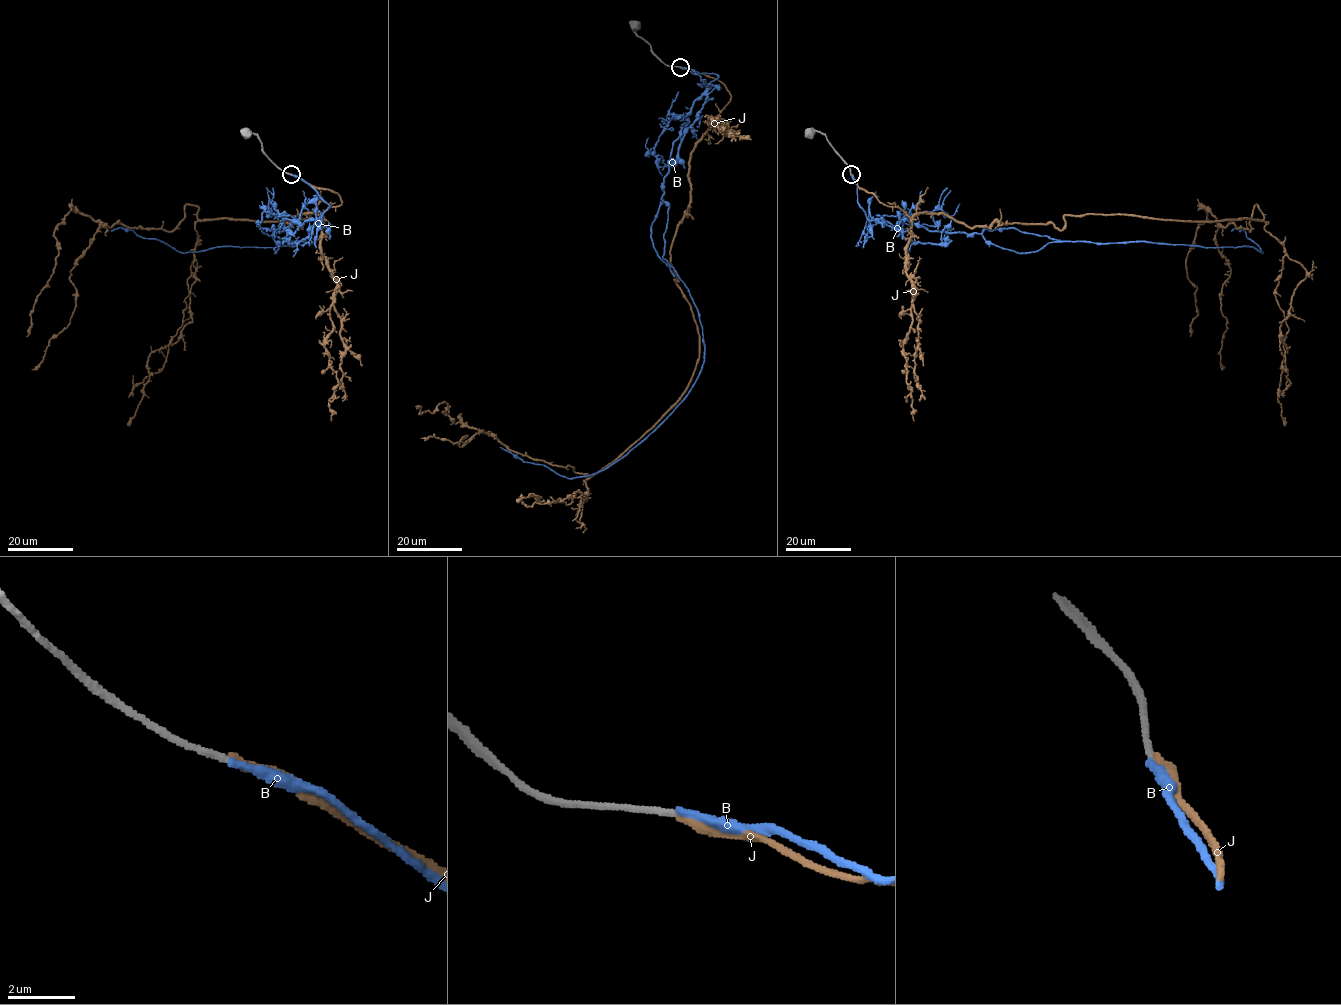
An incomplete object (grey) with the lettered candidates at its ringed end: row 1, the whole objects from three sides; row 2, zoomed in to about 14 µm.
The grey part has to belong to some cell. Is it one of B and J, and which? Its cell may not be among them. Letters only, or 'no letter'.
B

